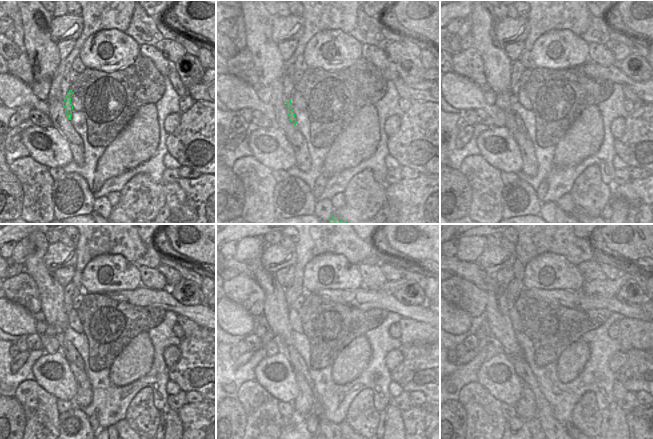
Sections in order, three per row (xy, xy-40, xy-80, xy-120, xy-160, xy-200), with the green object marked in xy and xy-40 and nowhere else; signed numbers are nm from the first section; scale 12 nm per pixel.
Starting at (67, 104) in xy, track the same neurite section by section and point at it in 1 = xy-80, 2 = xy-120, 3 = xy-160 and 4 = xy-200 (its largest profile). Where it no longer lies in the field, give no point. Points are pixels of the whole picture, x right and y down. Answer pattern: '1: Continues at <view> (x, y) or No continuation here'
1: Continues at xy-80 (518, 120)
2: Continues at xy-120 (72, 356)
3: Continues at xy-160 (326, 427)
4: Continues at xy-200 (551, 427).

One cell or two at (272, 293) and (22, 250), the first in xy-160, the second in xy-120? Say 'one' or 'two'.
two

